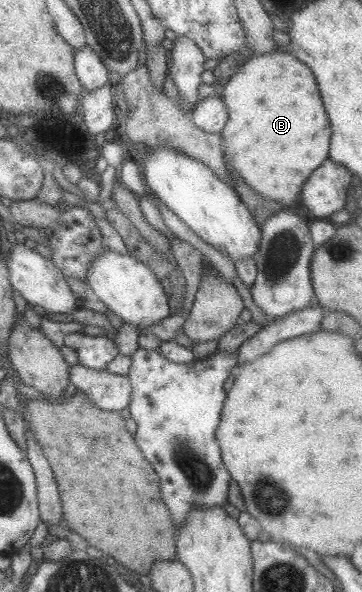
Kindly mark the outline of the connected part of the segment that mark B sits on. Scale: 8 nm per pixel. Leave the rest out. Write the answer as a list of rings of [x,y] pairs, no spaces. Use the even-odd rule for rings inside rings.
[[[275,49],[265,54],[251,55],[223,84],[222,100],[228,118],[219,134],[227,163],[233,166],[233,171],[243,179],[243,183],[259,197],[271,199],[283,207],[297,201],[297,195],[300,195],[301,186],[309,173],[328,158],[327,149],[330,146],[331,129],[313,73],[286,50]]]

